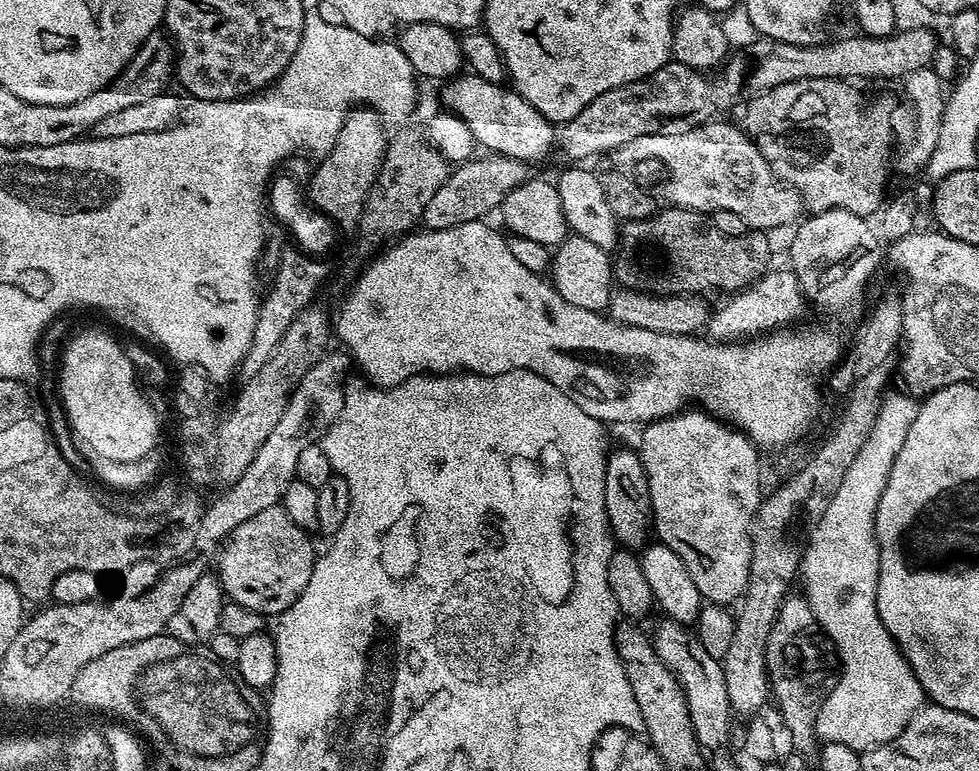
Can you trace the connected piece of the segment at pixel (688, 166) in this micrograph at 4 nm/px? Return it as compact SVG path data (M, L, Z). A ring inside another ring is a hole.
M724 118L713 119L678 134L646 134L642 138L634 138L634 142L626 142L626 146L616 149L614 159L620 166L657 160L668 171L668 181L664 184L664 196L668 200L665 201L678 208L689 208L705 214L730 210L733 214L739 214L742 222L746 222L752 230L773 230L772 228L780 228L783 224L795 225L802 216L800 195L787 184L782 184L770 170L766 158L762 158L758 146L747 131L743 127L735 128L734 125L727 124Z

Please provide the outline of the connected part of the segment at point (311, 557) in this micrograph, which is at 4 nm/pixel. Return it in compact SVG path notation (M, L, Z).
M274 504L269 509L261 510L254 517L242 522L229 533L219 549L220 572L218 579L225 597L238 606L246 606L246 610L254 610L265 618L279 617L280 613L290 607L306 590L306 582L310 582L310 574L316 565L317 549L312 549L312 536L300 529L290 520L290 514L280 504Z

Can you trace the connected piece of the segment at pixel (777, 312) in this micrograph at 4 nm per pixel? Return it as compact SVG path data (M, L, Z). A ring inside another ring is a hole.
M769 270L761 280L757 280L743 292L735 293L729 304L711 313L707 335L721 342L736 342L741 338L756 338L773 330L783 329L791 320L796 320L804 312L806 297L800 288L795 271L776 272Z

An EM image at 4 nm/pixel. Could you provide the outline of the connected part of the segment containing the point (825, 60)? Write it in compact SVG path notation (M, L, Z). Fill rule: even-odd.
M908 28L905 32L897 30L891 36L855 35L846 36L830 44L787 44L767 38L756 38L748 48L748 56L752 59L752 69L748 72L749 93L759 94L786 82L814 78L851 78L853 81L900 80L914 71L929 67L938 47L935 34L928 28Z

